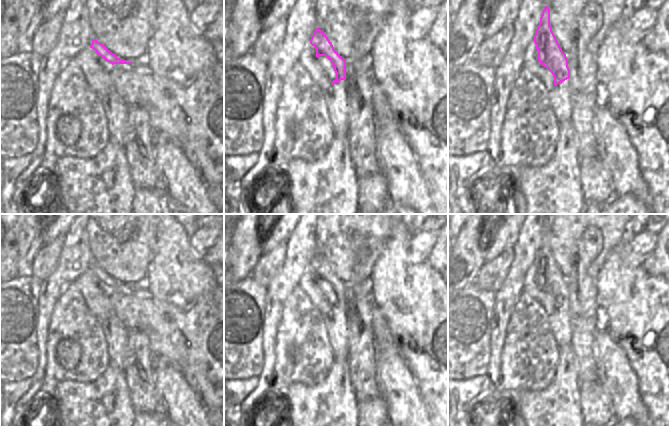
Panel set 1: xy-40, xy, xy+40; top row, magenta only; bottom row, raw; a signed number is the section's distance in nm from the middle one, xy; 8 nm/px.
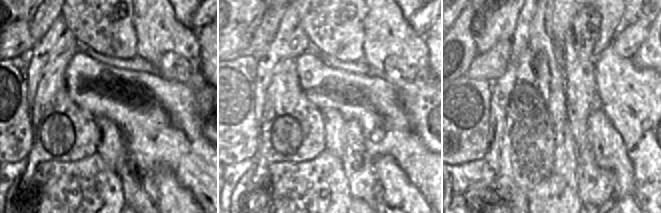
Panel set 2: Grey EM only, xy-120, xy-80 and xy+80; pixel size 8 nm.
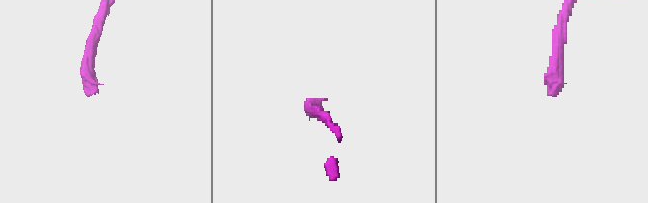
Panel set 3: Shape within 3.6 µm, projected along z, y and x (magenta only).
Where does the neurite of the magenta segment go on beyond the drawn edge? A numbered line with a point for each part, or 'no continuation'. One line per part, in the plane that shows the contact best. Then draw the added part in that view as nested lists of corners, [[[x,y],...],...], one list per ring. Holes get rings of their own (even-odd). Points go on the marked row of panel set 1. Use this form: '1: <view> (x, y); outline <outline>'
1: xy (321, 70); outline [[[311,44],[304,48],[299,59],[306,72],[322,91],[334,134],[347,135],[348,101],[346,99],[346,80],[332,84],[332,81],[336,79],[332,63],[325,56],[317,58],[316,49]]]

